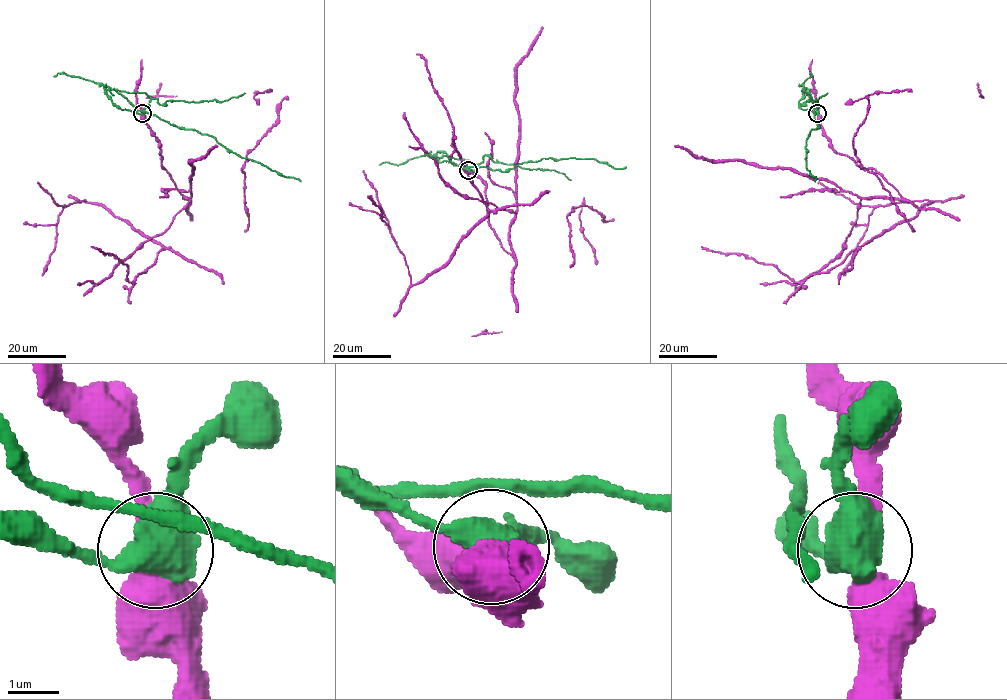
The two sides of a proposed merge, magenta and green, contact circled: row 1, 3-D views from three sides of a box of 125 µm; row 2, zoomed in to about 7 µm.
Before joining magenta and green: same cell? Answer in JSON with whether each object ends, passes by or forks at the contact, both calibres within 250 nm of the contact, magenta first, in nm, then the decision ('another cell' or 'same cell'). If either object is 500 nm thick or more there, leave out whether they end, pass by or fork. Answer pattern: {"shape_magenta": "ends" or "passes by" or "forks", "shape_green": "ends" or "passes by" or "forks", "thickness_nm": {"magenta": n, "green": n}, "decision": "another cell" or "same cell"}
{"thickness_nm": {"magenta": 440, "green": 650}, "decision": "another cell"}

